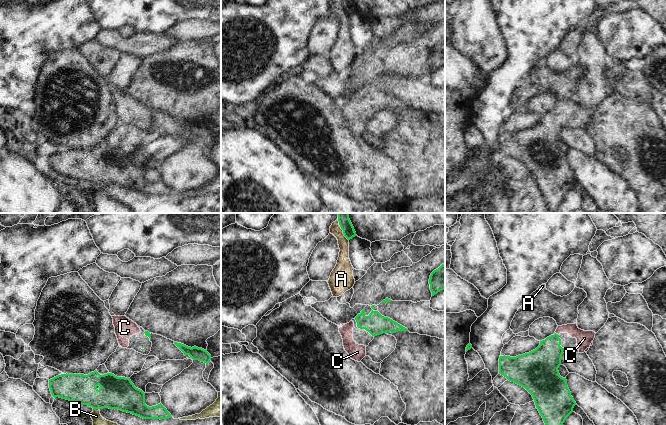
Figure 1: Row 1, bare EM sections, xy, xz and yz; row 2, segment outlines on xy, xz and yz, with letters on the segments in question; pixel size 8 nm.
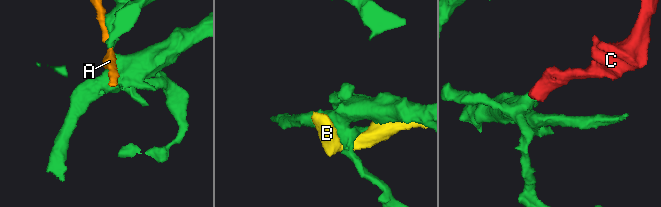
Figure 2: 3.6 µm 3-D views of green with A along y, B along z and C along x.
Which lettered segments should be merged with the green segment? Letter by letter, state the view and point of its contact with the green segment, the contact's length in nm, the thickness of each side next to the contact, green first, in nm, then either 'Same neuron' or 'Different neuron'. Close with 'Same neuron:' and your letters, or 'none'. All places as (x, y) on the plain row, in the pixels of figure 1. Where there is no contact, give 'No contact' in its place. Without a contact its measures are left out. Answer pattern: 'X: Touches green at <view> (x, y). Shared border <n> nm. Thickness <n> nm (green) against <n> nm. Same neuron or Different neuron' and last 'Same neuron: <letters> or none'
A: Touches green at xz (343, 8). Shared border 160 nm. Thickness 100 nm (green) against 110 nm. Different neuron
B: Touches green at xy (96, 184). Shared border 50 nm. Thickness 260 nm (green) against 240 nm. Different neuron
C: Touches green at yz (557, 110). Shared border 40 nm. Thickness 240 nm (green) against 130 nm. Same neuron
Same neuron: C

